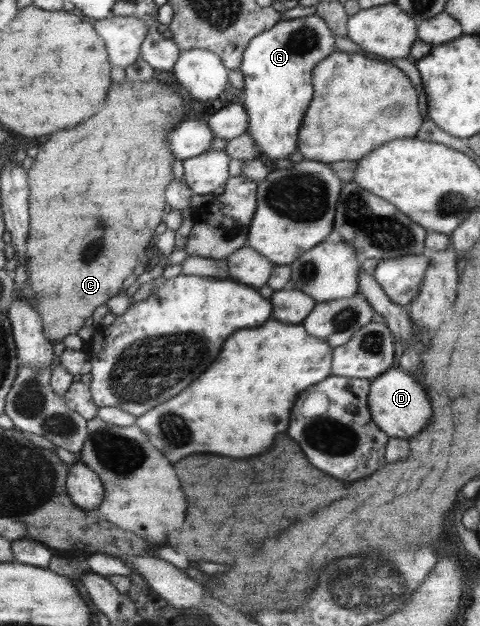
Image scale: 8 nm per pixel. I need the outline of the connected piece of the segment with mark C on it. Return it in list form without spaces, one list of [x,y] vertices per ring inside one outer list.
[[[153,79],[149,82],[125,80],[122,86],[116,84],[114,90],[110,90],[106,106],[94,114],[94,118],[82,122],[78,128],[60,130],[54,136],[50,134],[40,148],[34,166],[27,172],[32,220],[26,242],[26,266],[28,282],[36,294],[36,312],[51,343],[78,334],[94,310],[118,294],[124,280],[138,266],[138,258],[146,256],[152,234],[168,210],[165,193],[174,182],[172,162],[178,156],[170,142],[166,142],[166,134],[178,128],[182,116],[184,100],[170,86]]]

